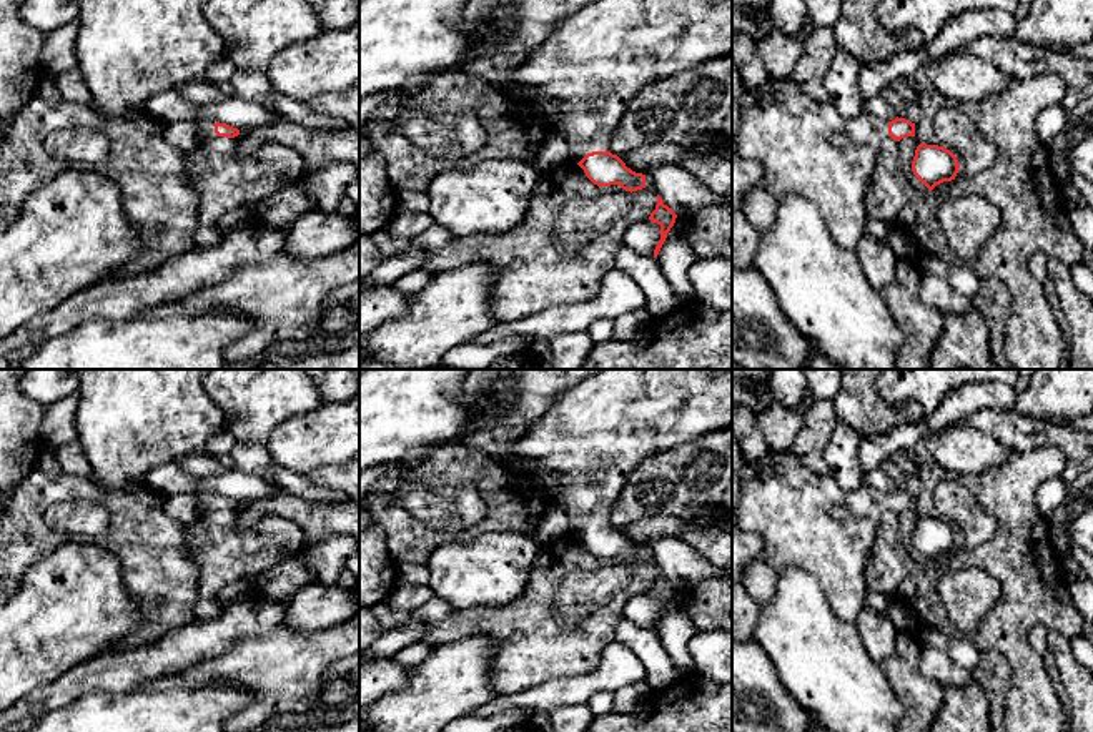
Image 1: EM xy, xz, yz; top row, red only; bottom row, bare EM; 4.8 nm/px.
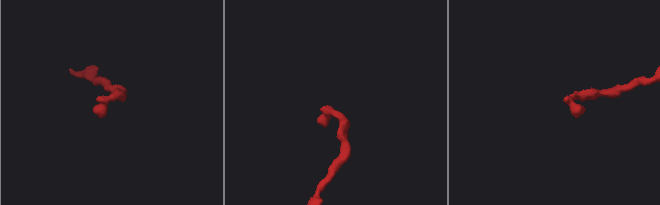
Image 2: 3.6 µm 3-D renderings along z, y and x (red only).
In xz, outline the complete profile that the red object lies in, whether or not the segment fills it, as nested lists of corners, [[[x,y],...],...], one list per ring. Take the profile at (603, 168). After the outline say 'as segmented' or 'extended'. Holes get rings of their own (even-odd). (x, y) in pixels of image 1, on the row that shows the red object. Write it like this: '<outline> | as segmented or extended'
[[[596,0],[566,17],[516,70],[512,83],[534,87],[539,90],[539,100],[557,103],[561,116],[552,128],[567,141],[572,163],[577,163],[594,185],[619,185],[632,193],[645,188],[645,175],[632,171],[607,150],[629,101],[654,82],[729,55],[732,55],[732,0]]] | extended

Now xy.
[[[213,120],[198,121],[198,146],[210,143],[216,136],[235,138],[238,135],[240,135],[240,130],[230,125],[213,121]]] | extended

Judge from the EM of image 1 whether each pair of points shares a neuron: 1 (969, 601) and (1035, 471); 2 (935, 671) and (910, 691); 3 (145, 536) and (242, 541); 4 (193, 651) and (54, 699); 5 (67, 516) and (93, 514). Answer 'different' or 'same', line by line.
1: different
2: different
3: different
4: same
5: same

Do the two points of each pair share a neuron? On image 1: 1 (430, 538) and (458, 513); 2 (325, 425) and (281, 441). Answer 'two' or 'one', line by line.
1: two
2: one

